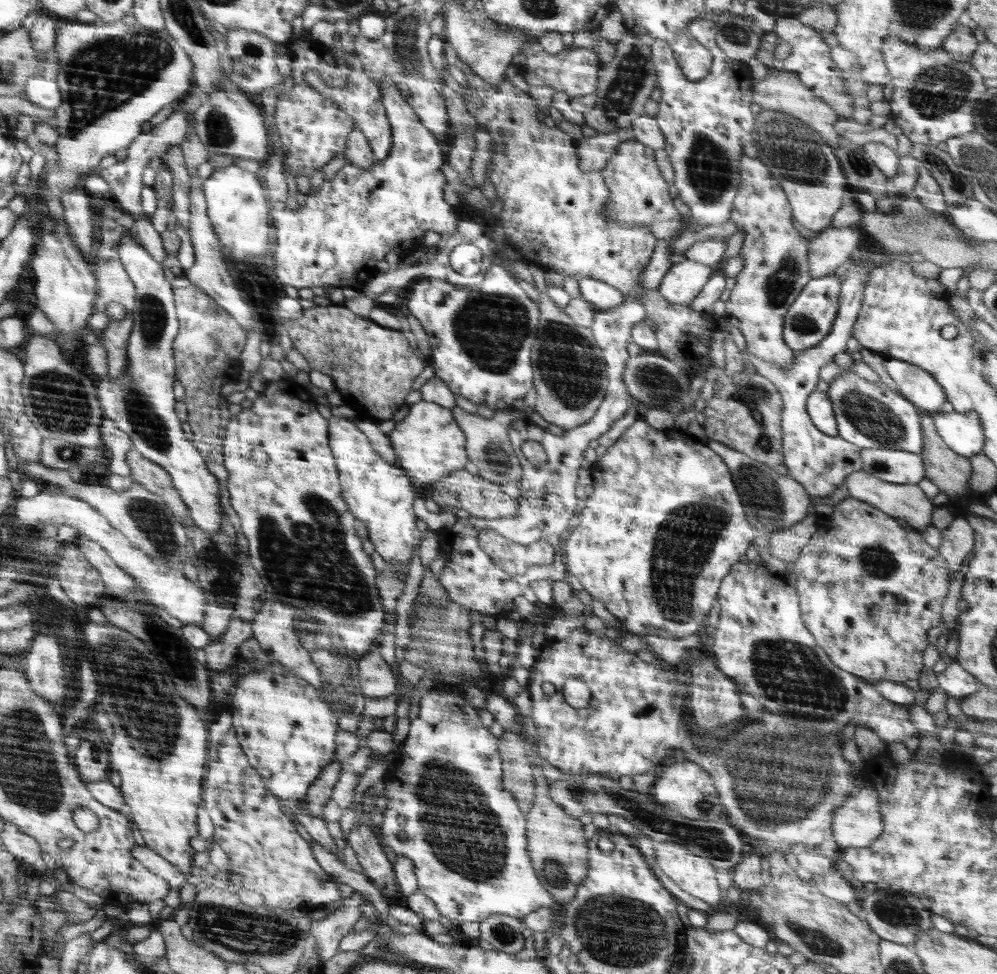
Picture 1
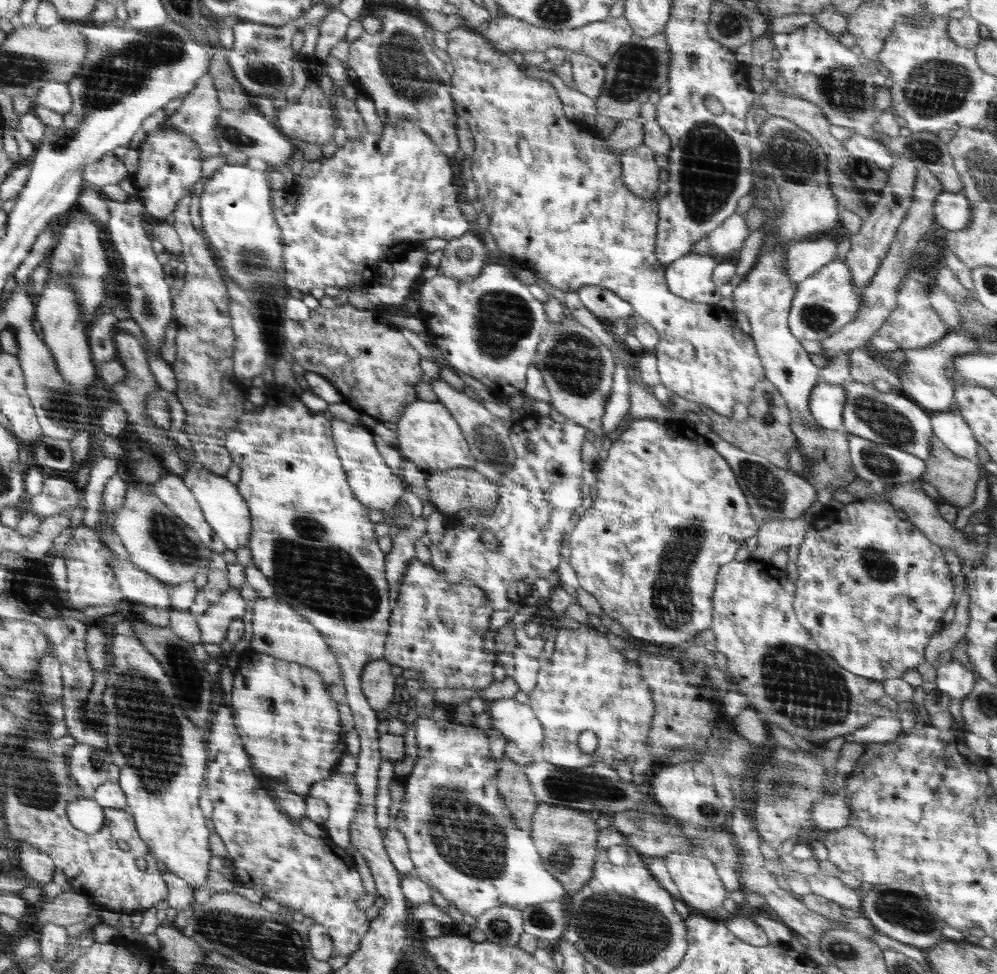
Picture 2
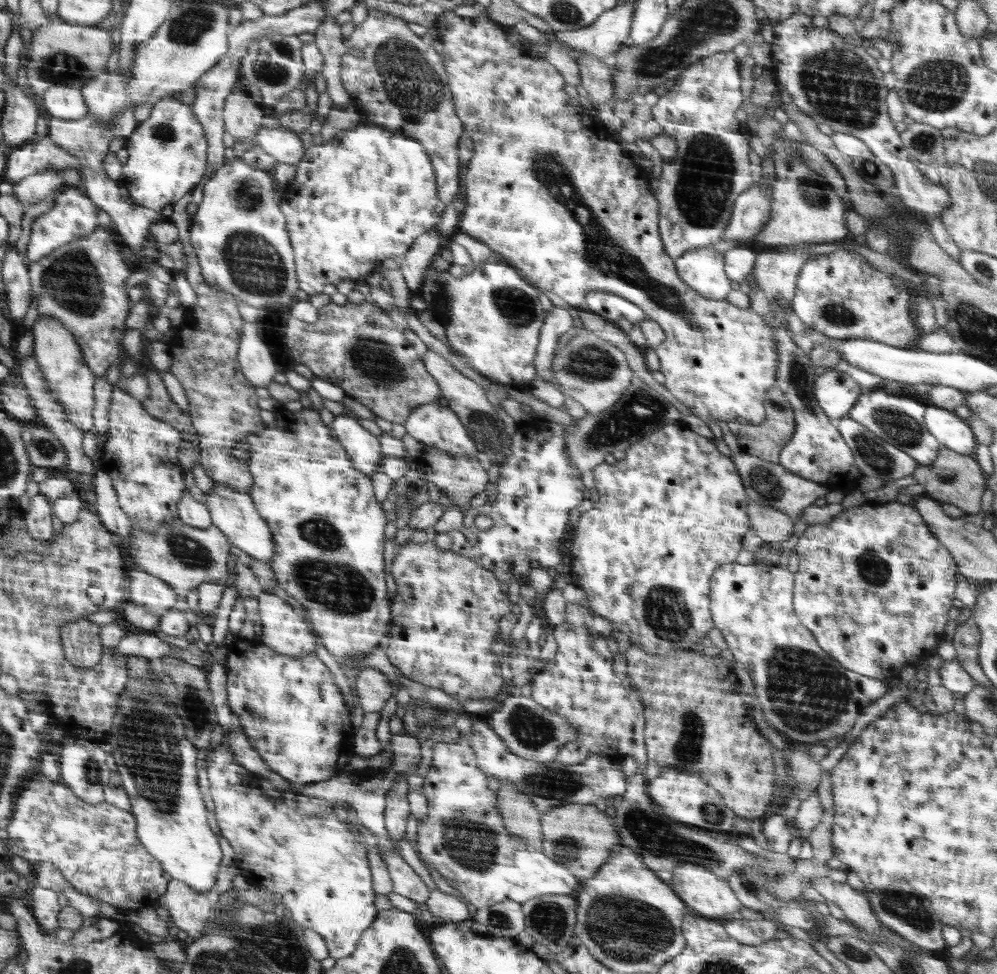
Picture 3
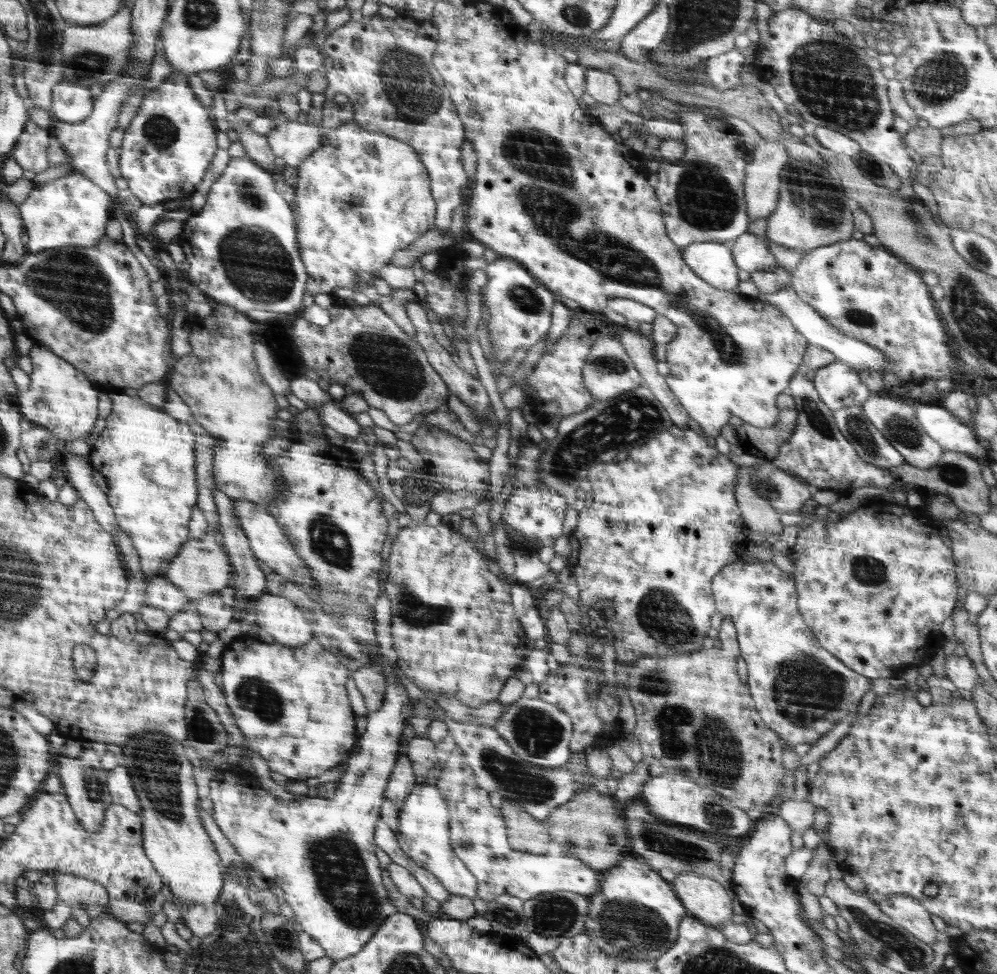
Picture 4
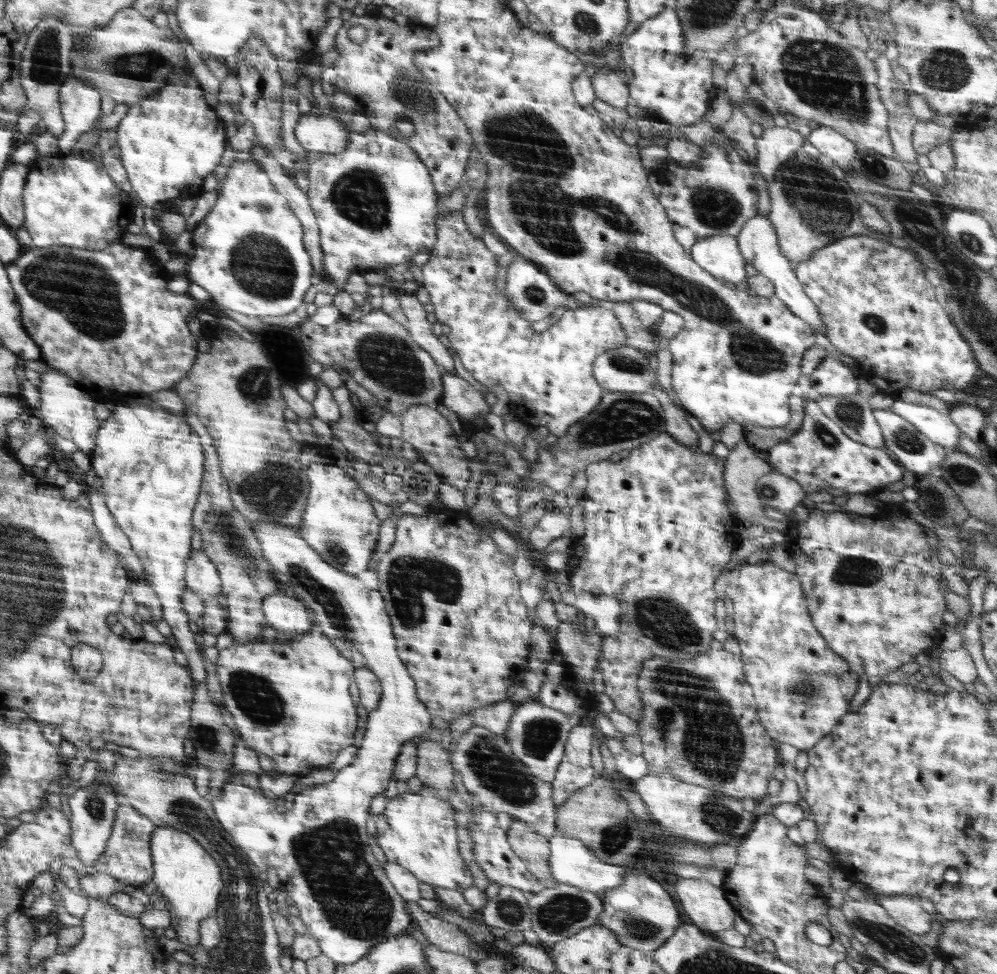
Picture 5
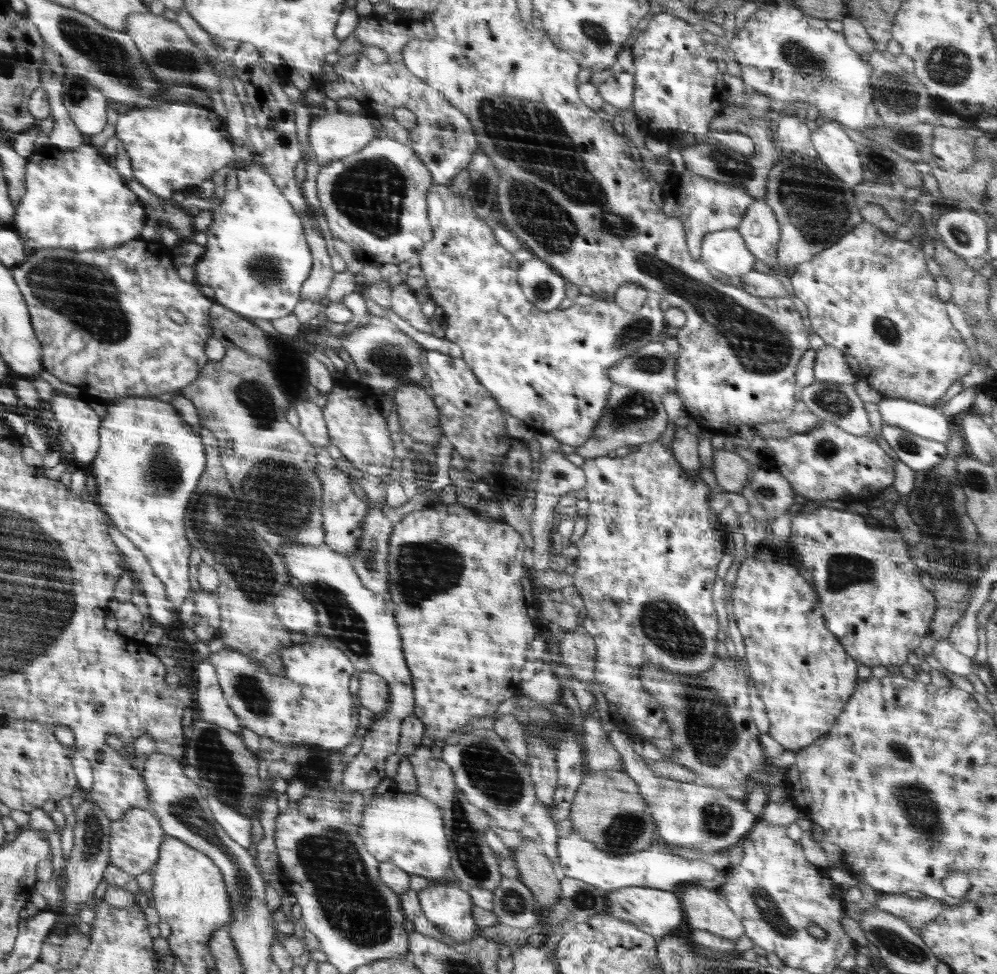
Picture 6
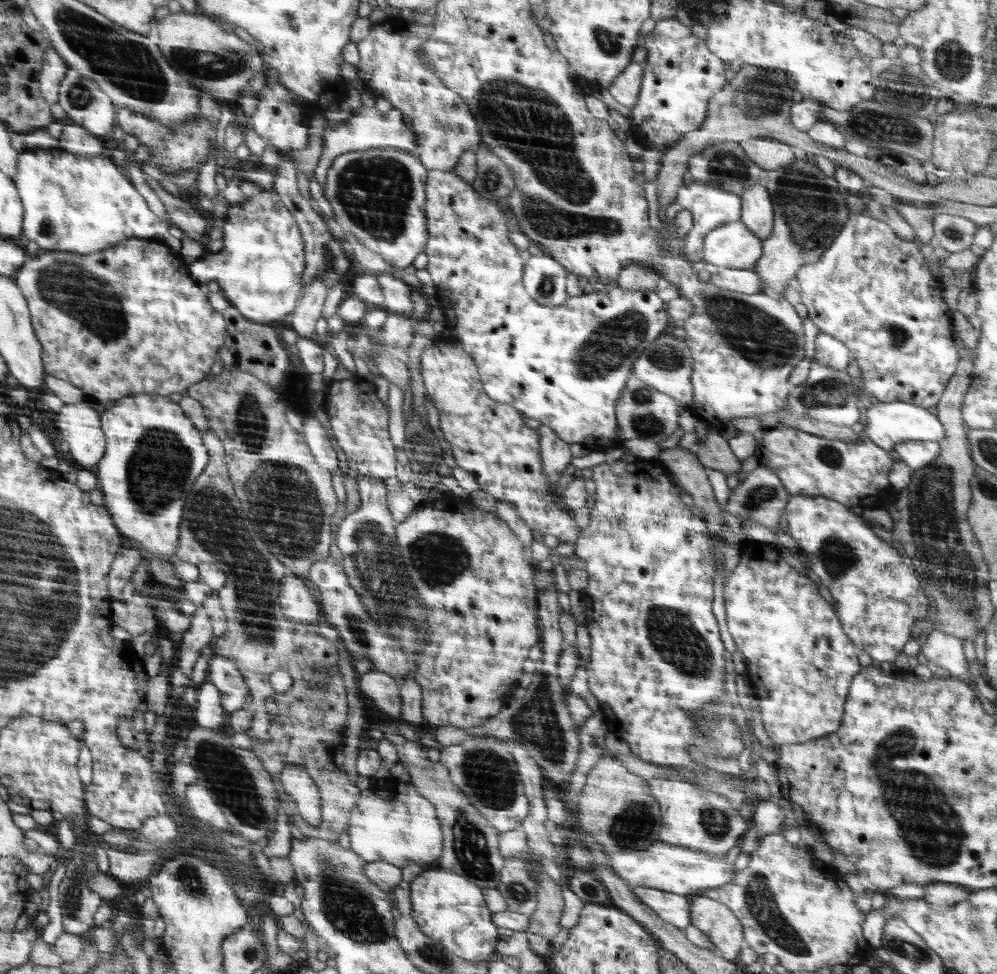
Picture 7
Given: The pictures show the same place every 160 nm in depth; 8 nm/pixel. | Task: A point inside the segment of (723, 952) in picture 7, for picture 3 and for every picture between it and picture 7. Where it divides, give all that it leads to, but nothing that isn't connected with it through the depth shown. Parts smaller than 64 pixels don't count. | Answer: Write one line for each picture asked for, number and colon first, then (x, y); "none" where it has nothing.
3: (704, 893)
4: (704, 898)
5: (707, 906)
6: (704, 909)

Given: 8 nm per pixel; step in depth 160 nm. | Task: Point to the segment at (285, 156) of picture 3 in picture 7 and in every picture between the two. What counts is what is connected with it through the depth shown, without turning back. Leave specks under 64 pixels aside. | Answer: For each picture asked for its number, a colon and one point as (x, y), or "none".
4: (293, 142)
5: (321, 133)
6: (332, 137)
7: (367, 128)

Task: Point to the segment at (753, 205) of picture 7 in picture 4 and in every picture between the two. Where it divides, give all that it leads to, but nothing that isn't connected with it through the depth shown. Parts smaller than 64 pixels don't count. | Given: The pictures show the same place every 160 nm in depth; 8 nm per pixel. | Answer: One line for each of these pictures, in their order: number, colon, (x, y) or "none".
4: (751, 254)
5: (757, 241)
6: (759, 228)

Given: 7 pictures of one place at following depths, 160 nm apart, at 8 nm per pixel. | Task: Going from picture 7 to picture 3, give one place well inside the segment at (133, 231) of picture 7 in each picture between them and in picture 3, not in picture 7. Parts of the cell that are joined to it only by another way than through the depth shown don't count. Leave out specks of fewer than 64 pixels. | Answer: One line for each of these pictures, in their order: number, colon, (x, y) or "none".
3: (73, 216)
4: (72, 210)
5: (68, 201)
6: (73, 198)

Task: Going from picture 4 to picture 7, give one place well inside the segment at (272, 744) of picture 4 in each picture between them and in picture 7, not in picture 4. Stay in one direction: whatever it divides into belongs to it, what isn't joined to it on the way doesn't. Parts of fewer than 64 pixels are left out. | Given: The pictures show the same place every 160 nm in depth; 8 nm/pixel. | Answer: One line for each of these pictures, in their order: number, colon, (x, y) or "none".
5: (290, 701)
6: (310, 703)
7: (223, 672)

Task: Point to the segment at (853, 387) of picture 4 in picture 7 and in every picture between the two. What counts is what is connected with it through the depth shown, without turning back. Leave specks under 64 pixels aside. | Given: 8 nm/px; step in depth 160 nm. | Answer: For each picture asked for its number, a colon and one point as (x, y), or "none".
5: (832, 377)
6: (830, 365)
7: (829, 351)

